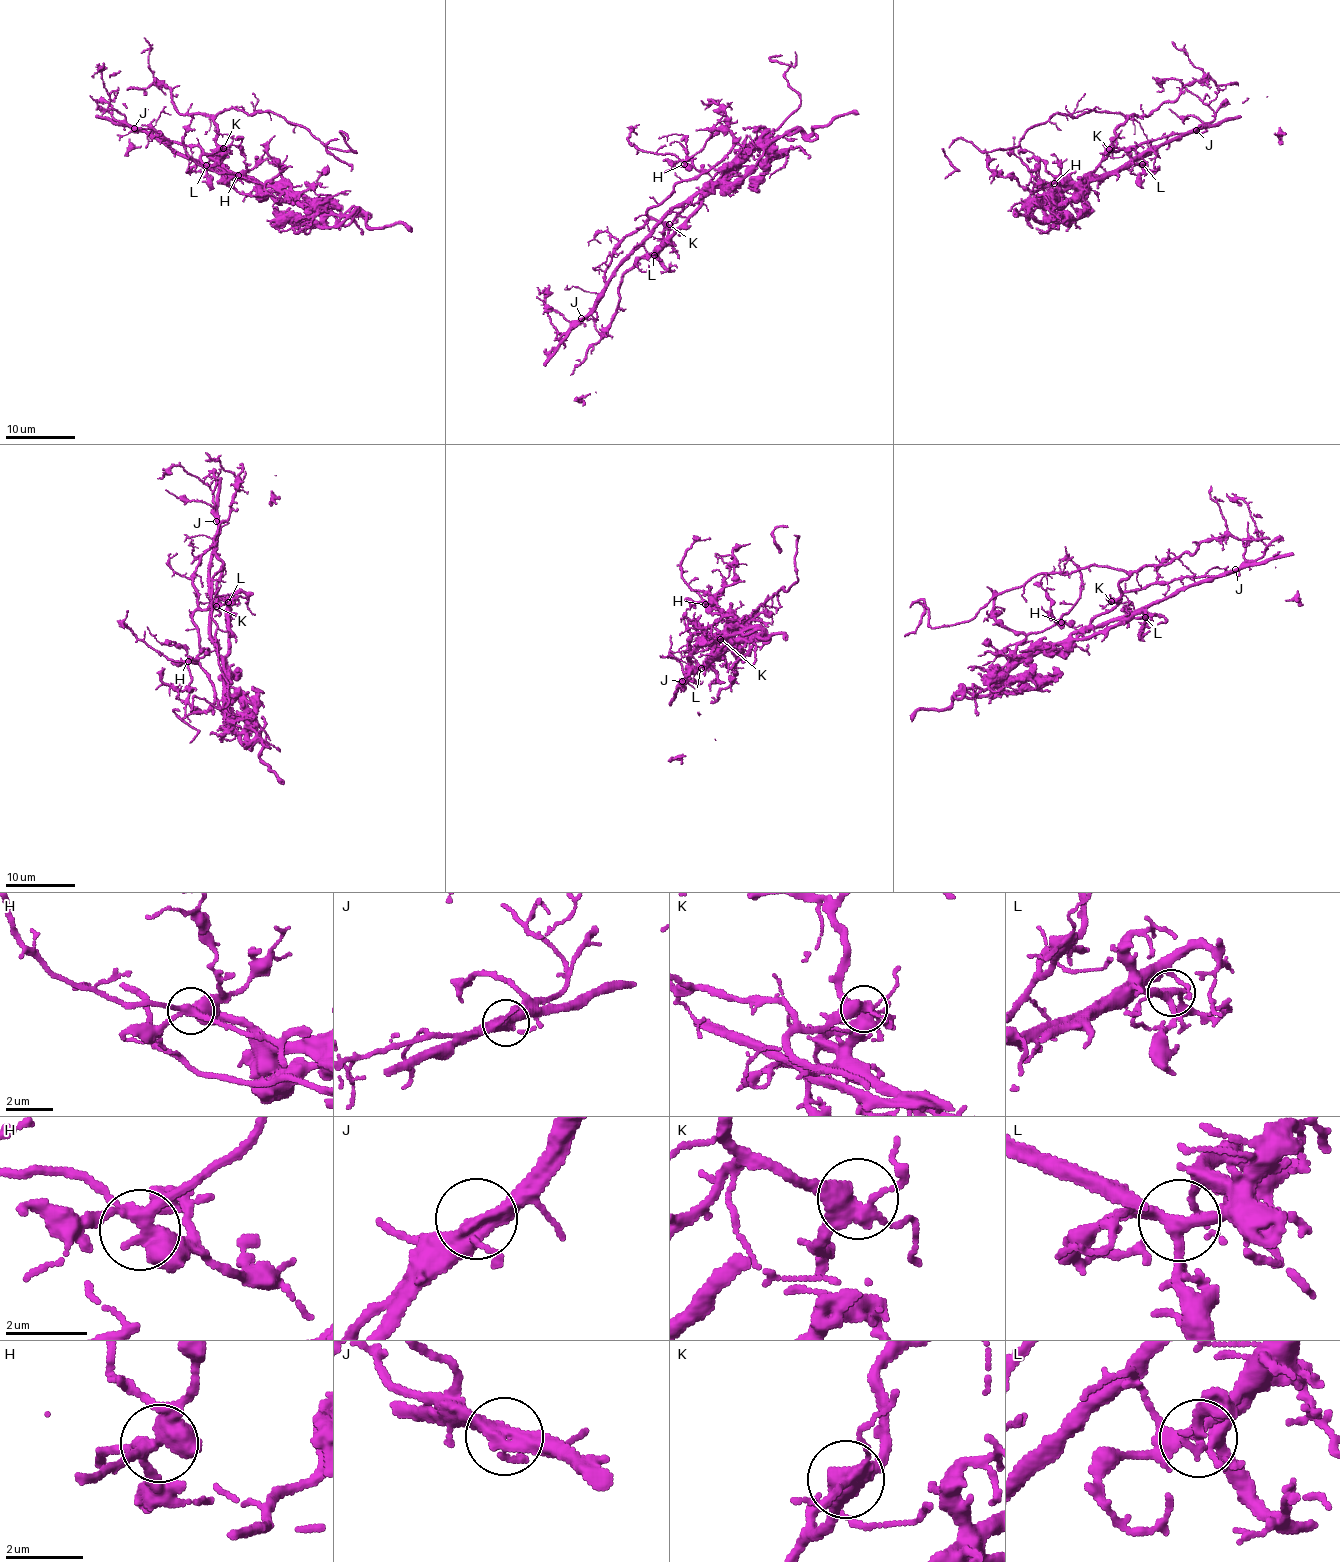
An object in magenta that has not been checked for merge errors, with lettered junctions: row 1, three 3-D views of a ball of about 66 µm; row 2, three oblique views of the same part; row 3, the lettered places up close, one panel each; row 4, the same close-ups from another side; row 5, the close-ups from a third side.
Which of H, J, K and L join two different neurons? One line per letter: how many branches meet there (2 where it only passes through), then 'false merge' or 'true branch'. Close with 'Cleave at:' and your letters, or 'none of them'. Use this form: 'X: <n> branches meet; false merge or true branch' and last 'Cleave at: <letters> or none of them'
H: 4 branches meet; true branch
J: 3 branches meet; false merge
K: 4 branches meet; true branch
L: 4 branches meet; true branch
Cleave at: J

